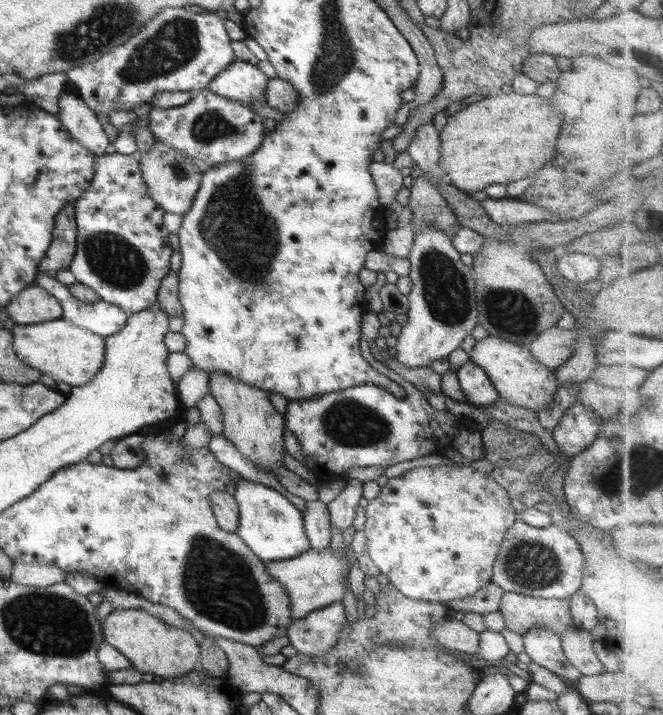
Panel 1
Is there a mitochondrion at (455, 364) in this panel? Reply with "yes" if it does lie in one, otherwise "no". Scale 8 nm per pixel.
no

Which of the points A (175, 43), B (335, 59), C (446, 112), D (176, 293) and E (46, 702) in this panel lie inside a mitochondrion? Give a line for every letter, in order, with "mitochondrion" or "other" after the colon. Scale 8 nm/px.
A: mitochondrion
B: mitochondrion
C: other
D: other
E: other

